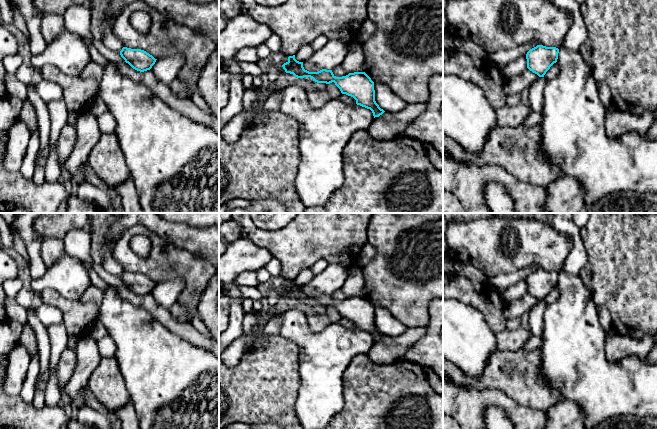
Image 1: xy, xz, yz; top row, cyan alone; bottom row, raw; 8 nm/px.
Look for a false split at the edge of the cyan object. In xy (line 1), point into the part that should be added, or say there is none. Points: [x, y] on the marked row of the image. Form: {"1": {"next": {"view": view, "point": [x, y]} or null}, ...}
{"1": {"next": null}}

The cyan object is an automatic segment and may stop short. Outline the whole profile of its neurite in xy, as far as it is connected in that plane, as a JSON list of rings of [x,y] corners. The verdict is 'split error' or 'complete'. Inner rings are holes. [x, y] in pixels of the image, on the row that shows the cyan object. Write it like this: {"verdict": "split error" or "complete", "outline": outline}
{"verdict": "complete", "outline": [[[127,47],[122,48],[120,55],[133,69],[140,72],[150,70],[157,60],[144,50]]]}

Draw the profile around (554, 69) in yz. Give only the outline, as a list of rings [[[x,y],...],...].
[[[554,63],[550,69],[546,72],[546,74],[544,75],[546,80],[551,80],[553,78],[555,78],[559,73],[559,66],[558,63]]]

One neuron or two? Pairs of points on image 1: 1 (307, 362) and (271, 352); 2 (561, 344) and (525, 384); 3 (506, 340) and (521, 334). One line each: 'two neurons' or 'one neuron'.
1: two neurons
2: two neurons
3: one neuron

